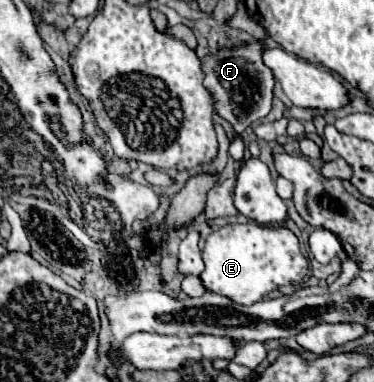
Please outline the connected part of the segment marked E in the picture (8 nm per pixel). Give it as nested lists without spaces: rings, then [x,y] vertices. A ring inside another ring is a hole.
[[[229,224],[209,234],[203,248],[205,270],[201,272],[203,286],[223,294],[237,304],[253,304],[279,286],[299,286],[307,276],[307,258],[299,248],[297,236],[285,226],[259,224]]]

